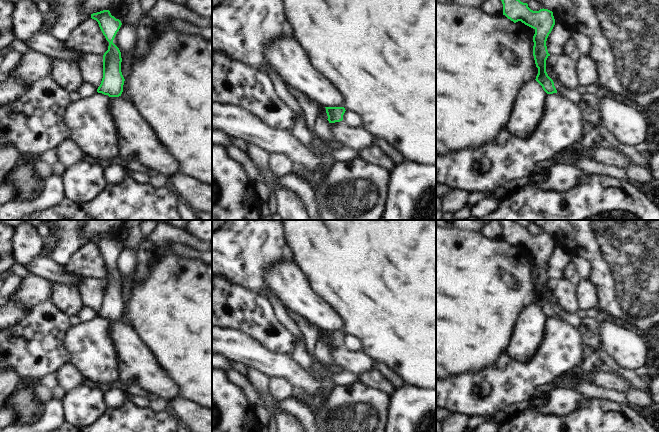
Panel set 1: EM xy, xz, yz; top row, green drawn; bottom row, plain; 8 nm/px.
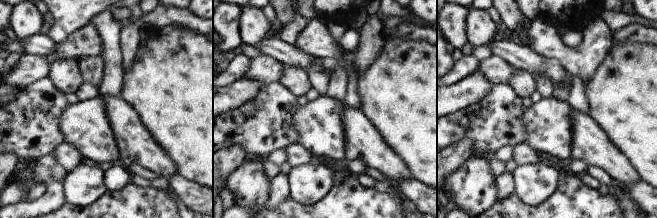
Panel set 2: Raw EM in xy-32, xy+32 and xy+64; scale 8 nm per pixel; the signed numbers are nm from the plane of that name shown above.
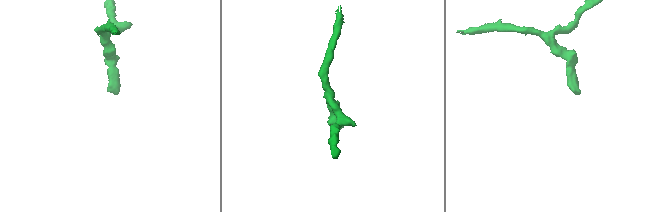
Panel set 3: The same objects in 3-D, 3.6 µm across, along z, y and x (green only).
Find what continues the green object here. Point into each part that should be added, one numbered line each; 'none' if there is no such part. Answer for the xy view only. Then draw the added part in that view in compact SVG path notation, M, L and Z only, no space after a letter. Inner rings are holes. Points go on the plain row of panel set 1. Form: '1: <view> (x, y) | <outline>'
none

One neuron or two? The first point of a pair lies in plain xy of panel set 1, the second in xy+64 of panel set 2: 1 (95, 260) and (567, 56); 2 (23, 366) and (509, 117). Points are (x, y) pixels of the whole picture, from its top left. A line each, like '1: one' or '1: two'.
1: one
2: one

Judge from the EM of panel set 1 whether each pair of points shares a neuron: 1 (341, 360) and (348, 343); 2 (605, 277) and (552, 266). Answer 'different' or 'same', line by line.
1: different
2: different

